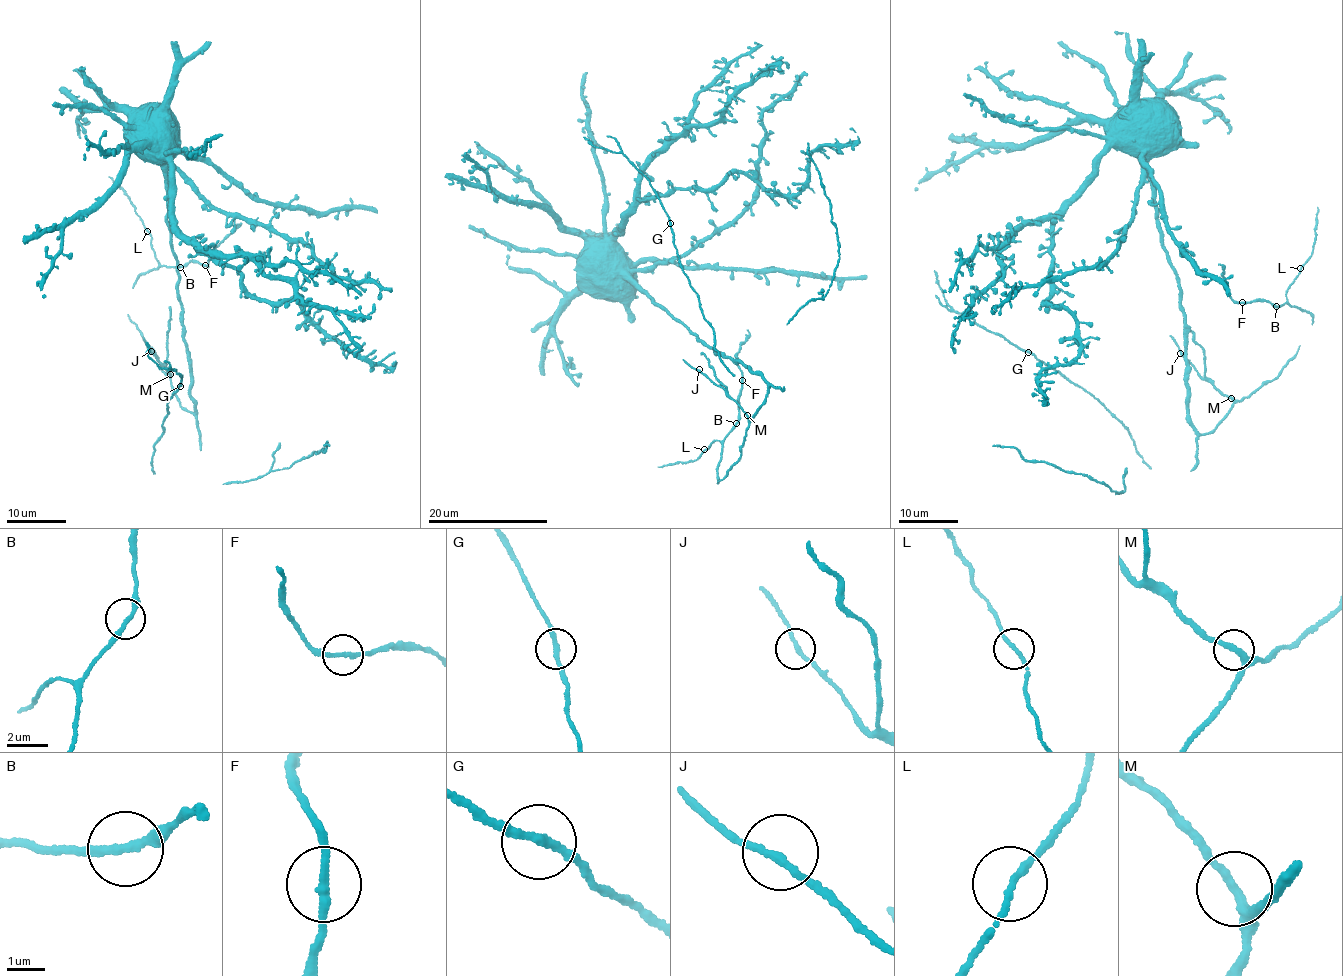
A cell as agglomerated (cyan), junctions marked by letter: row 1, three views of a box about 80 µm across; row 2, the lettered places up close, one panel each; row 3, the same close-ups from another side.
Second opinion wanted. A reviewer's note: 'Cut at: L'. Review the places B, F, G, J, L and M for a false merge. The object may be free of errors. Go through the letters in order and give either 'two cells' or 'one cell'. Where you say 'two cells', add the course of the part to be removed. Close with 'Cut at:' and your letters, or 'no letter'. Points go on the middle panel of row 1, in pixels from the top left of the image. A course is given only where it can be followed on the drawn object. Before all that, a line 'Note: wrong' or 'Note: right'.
Note: wrong
B: one cell
F: one cell
G: one cell
J: one cell
L: one cell
M: one cell
Cut at: no letter

